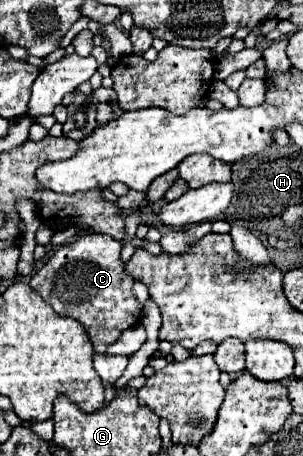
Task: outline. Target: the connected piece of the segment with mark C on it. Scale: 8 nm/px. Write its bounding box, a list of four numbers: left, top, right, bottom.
[30,234,142,354]

